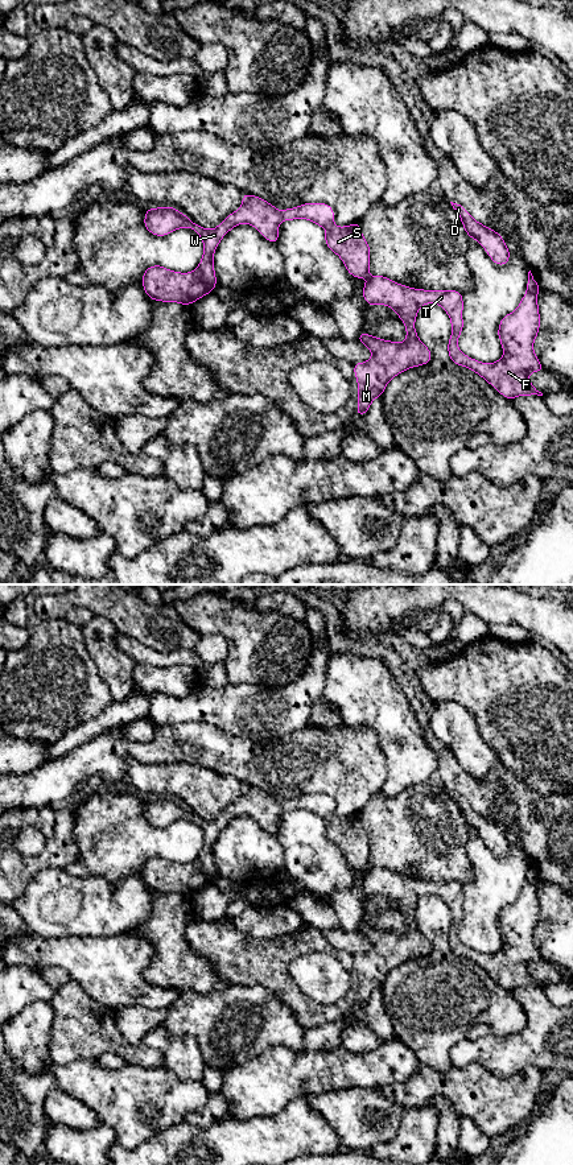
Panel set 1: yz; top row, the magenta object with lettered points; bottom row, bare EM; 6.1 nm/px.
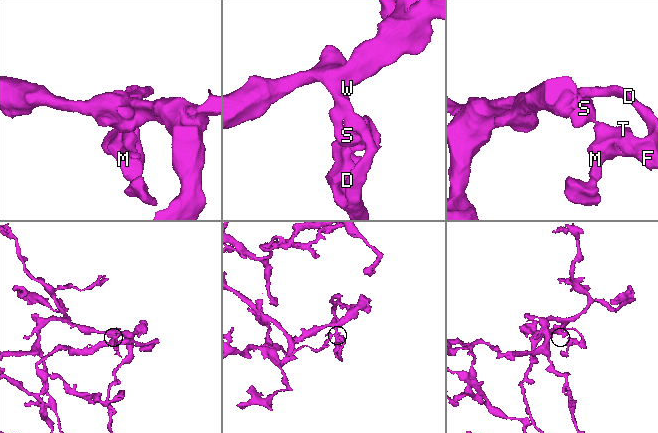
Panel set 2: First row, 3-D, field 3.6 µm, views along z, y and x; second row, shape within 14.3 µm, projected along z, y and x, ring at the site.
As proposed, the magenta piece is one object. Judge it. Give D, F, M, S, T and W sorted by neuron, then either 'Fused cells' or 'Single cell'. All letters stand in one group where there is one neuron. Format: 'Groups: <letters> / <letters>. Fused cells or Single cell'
Groups: D F M S T W. Single cell

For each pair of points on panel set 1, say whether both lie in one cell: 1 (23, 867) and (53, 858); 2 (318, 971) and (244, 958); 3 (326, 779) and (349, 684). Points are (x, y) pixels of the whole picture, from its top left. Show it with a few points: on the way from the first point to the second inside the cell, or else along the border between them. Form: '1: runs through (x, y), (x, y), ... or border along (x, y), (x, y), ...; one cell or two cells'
1: runs through (31, 866), (45, 859); one cell
2: border along (316, 950), (289, 965), (289, 974), (304, 994); two cells
3: border along (343, 723), (369, 727), (374, 732); two cells

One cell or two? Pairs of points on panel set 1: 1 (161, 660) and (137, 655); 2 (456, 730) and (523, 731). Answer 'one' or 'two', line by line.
1: one
2: two

